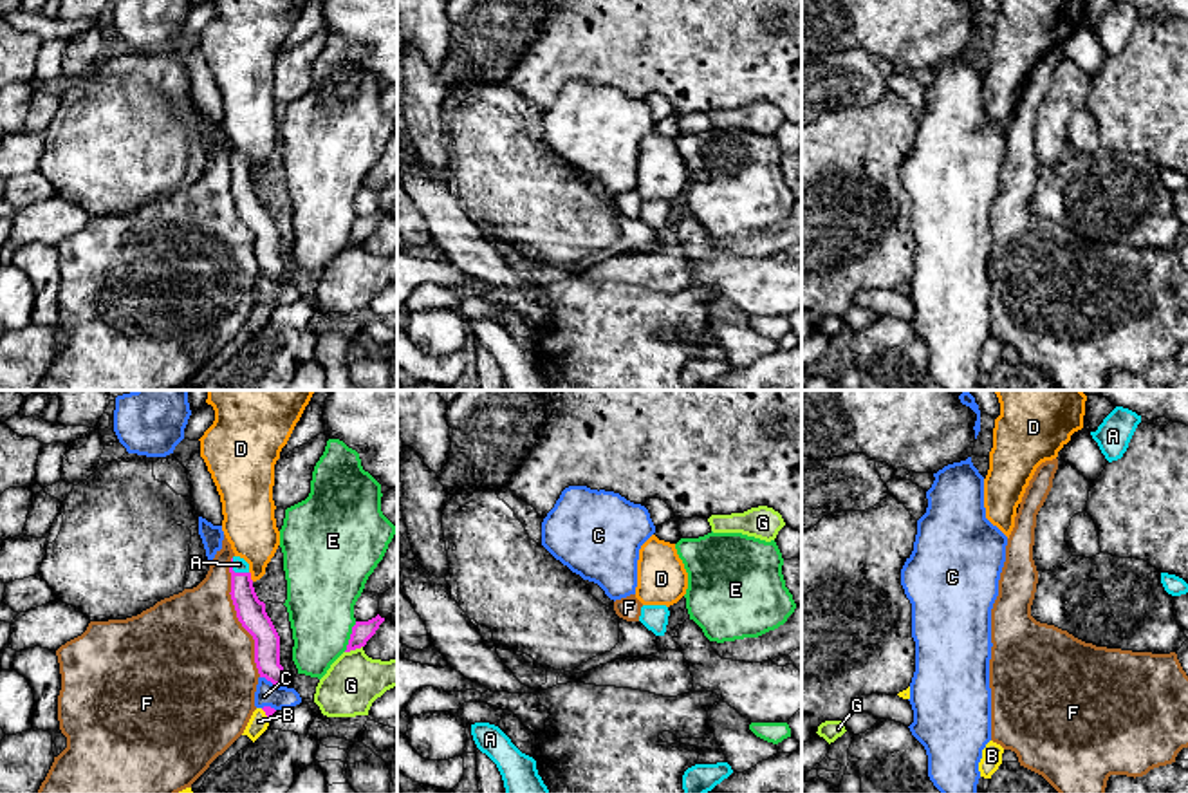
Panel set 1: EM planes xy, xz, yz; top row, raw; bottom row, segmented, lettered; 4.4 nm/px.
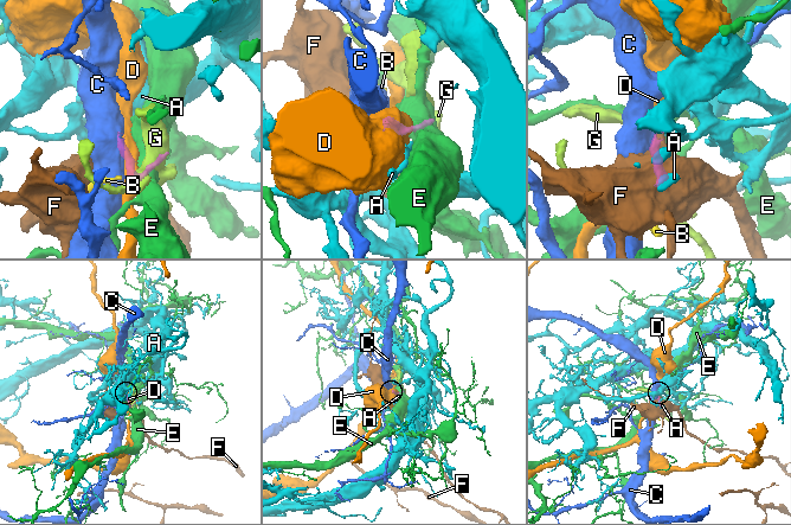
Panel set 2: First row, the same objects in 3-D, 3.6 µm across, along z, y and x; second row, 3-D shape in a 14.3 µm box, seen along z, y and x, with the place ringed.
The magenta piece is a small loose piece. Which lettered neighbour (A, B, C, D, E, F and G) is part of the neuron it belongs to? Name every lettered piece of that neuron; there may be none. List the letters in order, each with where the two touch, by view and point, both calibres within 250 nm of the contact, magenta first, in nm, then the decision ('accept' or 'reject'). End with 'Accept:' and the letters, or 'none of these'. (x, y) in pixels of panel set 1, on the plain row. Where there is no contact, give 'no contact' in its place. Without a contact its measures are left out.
A: xy (233, 167) | 130/60 nm | accept
B: xy (266, 309) | 40/90 nm | accept
C: xy (273, 279) | 110/110 nm | reject
D: xy (250, 172) | 130/240 nm | reject
E: xy (351, 232) | 90/320 nm | reject
F: xy (237, 212) | 130/500 nm | reject
G: xy (352, 244) | 90/240 nm | reject
Accept: A, B

